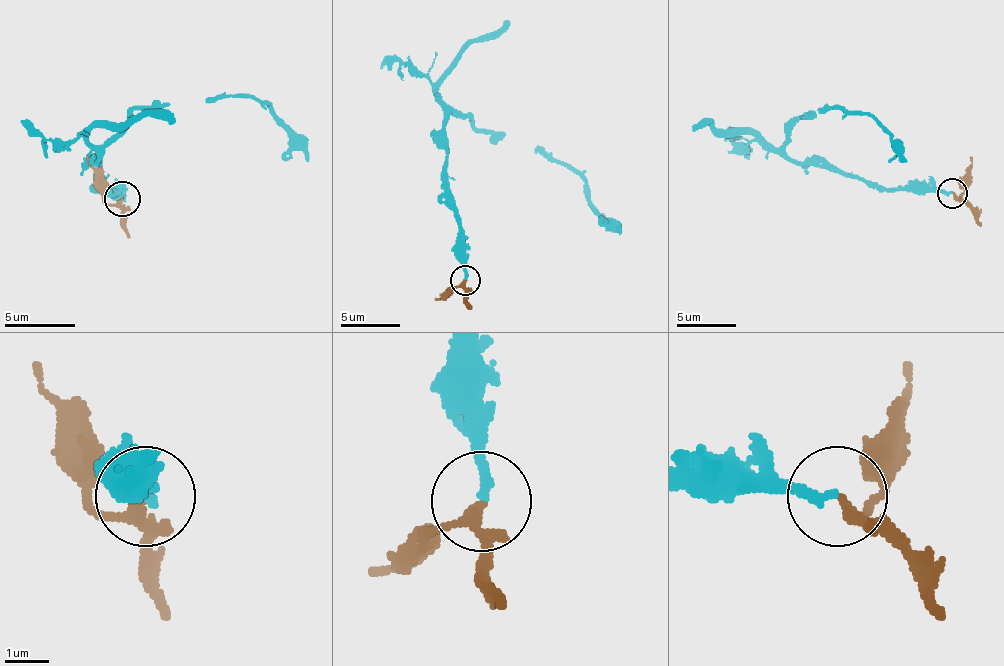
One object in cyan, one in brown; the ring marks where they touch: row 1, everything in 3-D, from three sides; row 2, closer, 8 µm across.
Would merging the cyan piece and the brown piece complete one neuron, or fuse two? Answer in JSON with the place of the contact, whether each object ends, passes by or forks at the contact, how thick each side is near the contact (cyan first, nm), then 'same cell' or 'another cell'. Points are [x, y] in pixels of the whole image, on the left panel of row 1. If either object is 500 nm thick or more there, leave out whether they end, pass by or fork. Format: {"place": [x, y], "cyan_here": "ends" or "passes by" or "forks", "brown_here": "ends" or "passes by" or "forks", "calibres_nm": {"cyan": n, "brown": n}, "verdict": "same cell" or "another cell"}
{"place": [122, 198], "cyan_here": "ends", "brown_here": "passes by", "calibres_nm": {"cyan": 200, "brown": 180}, "verdict": "same cell"}

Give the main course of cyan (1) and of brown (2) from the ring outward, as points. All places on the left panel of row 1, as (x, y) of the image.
1: (123, 199), (98, 178), (101, 167), (98, 164), (105, 146), (137, 107), (240, 96), (265, 103), (308, 160)
2: (123, 199), (109, 203), (101, 196), (87, 157)

